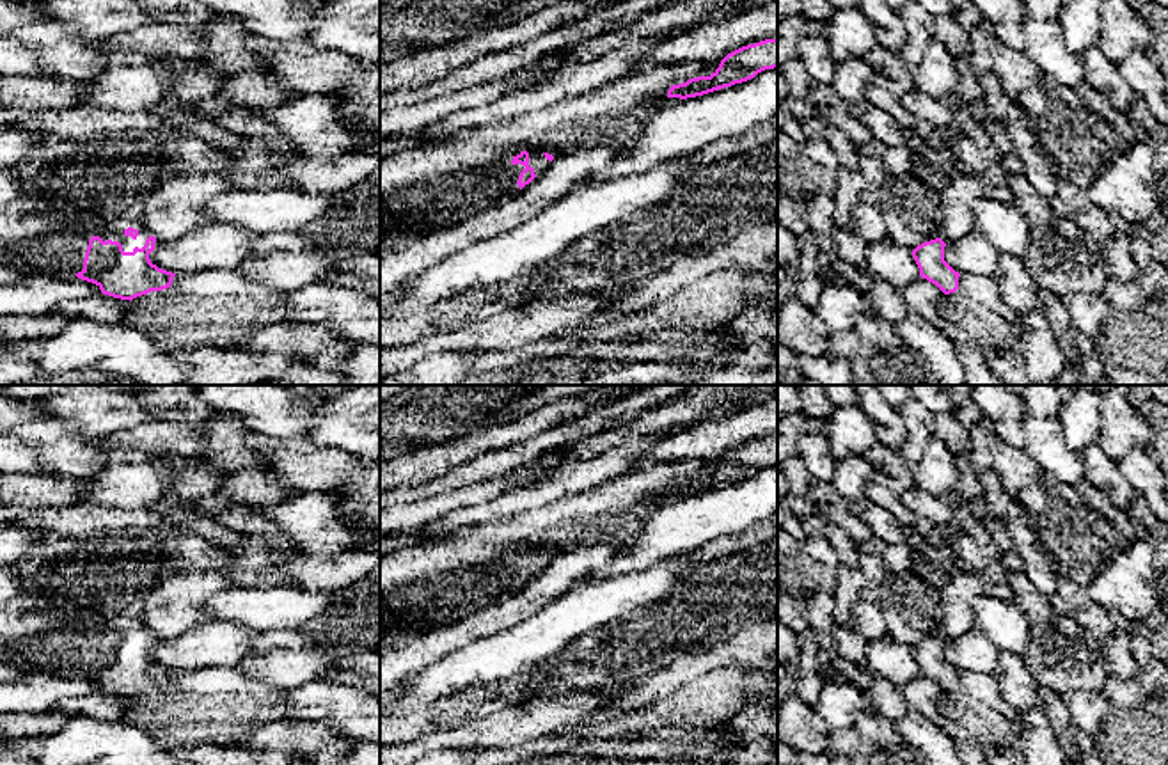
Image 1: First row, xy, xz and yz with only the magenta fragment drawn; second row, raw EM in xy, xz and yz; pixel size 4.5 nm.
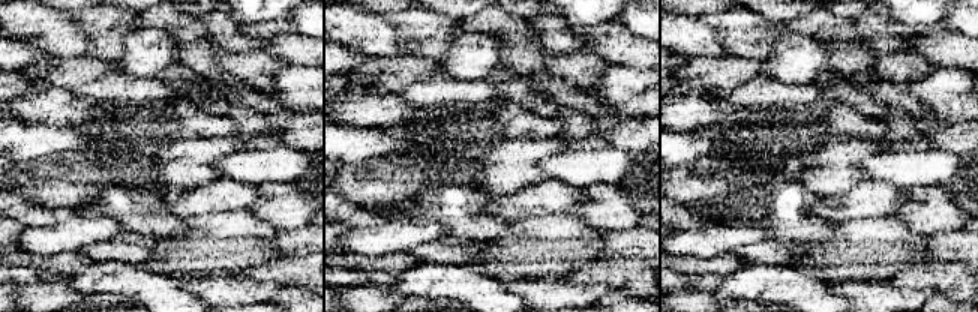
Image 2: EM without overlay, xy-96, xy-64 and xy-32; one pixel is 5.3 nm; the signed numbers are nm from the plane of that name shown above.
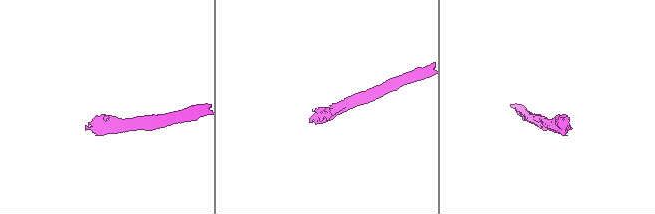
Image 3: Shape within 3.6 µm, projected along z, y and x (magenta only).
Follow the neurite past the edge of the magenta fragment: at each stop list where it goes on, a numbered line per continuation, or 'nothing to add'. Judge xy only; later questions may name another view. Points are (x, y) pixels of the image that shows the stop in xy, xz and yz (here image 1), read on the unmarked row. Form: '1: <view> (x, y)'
1: xy (116, 630)

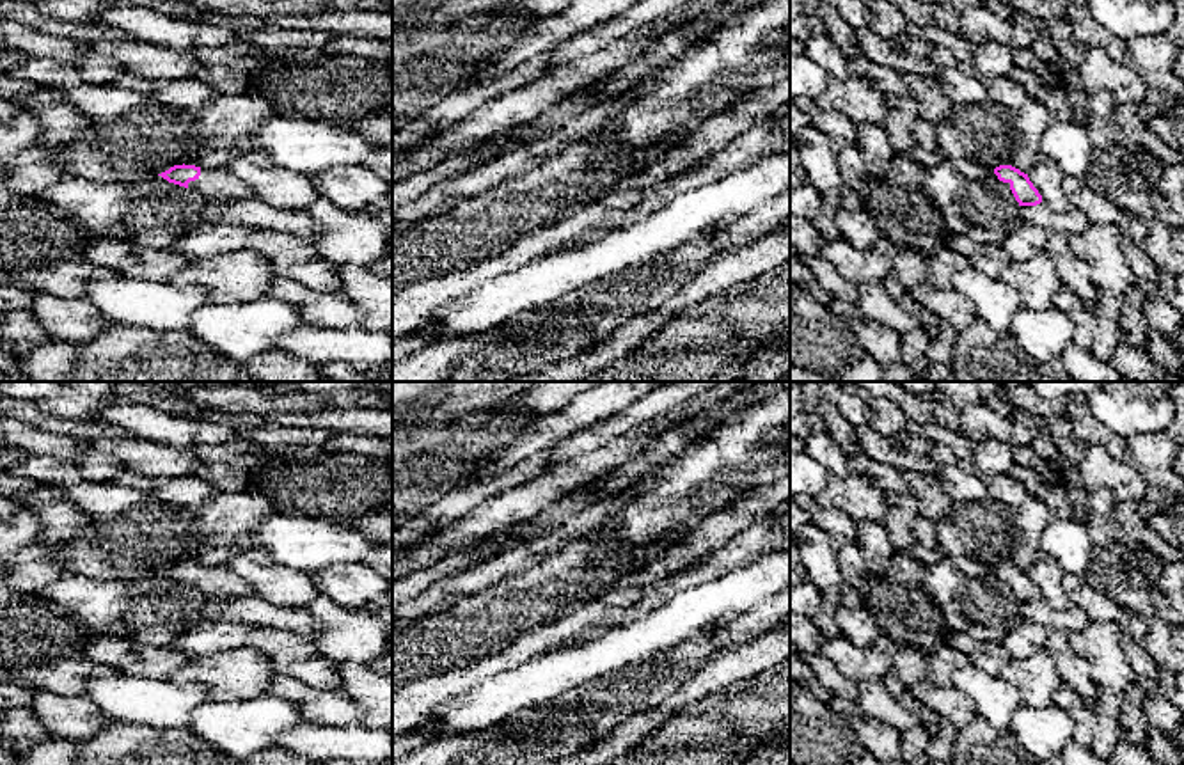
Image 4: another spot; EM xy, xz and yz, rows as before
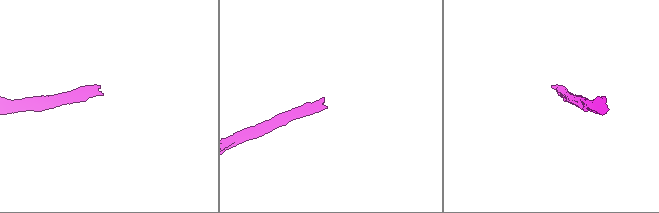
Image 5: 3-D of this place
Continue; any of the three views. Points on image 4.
1: xy (217, 583)

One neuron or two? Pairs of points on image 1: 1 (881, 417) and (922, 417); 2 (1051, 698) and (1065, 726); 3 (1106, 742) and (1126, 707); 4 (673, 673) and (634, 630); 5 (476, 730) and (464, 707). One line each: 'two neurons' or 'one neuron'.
1: two neurons
2: one neuron
3: one neuron
4: one neuron
5: two neurons

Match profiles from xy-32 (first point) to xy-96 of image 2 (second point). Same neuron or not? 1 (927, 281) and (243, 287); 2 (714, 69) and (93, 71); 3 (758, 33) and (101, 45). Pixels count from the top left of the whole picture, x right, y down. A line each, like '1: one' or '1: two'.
1: two
2: one
3: one

